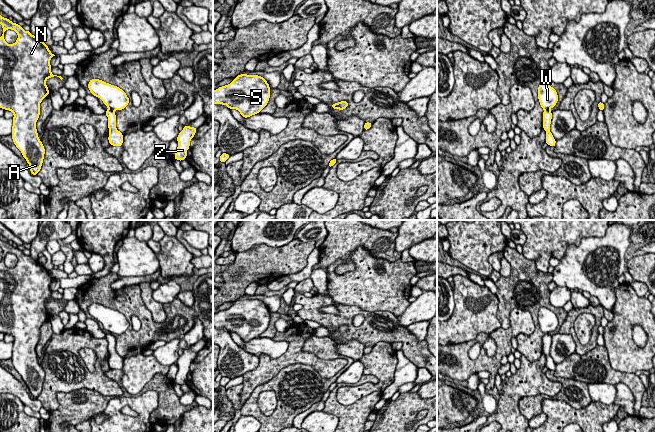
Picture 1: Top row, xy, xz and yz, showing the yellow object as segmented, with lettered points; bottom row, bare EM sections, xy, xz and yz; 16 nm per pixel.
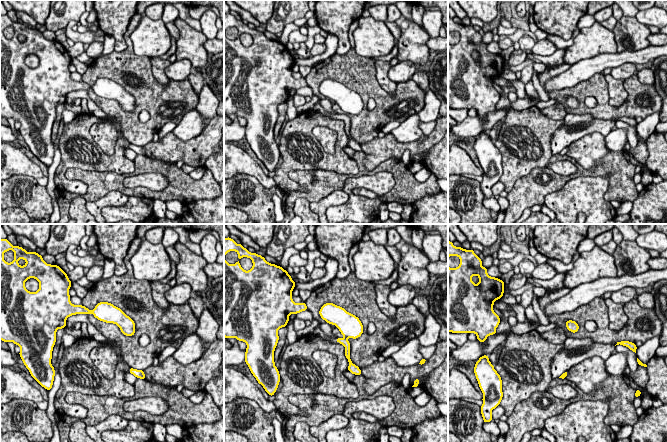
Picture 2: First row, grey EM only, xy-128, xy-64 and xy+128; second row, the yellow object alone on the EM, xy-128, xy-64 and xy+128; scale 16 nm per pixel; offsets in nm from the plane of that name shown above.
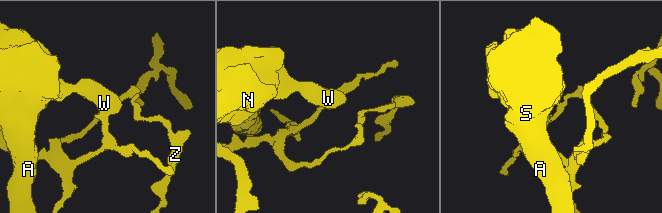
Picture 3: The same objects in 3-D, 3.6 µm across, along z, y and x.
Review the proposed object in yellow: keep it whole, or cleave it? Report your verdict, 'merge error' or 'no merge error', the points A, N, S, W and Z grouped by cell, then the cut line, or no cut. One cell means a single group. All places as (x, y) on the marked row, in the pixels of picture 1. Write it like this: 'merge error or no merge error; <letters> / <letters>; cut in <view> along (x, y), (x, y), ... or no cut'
merge error; A N S W / Z; cut in yz along (544, 109), (549, 110)

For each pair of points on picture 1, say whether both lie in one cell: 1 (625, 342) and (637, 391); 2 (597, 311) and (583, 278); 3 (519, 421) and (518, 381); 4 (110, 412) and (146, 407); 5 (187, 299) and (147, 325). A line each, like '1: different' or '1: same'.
1: different
2: different
3: same
4: same
5: different

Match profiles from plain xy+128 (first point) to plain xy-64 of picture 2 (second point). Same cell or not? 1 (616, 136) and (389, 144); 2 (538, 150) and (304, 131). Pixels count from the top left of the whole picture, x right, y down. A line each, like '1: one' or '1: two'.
1: two
2: one

